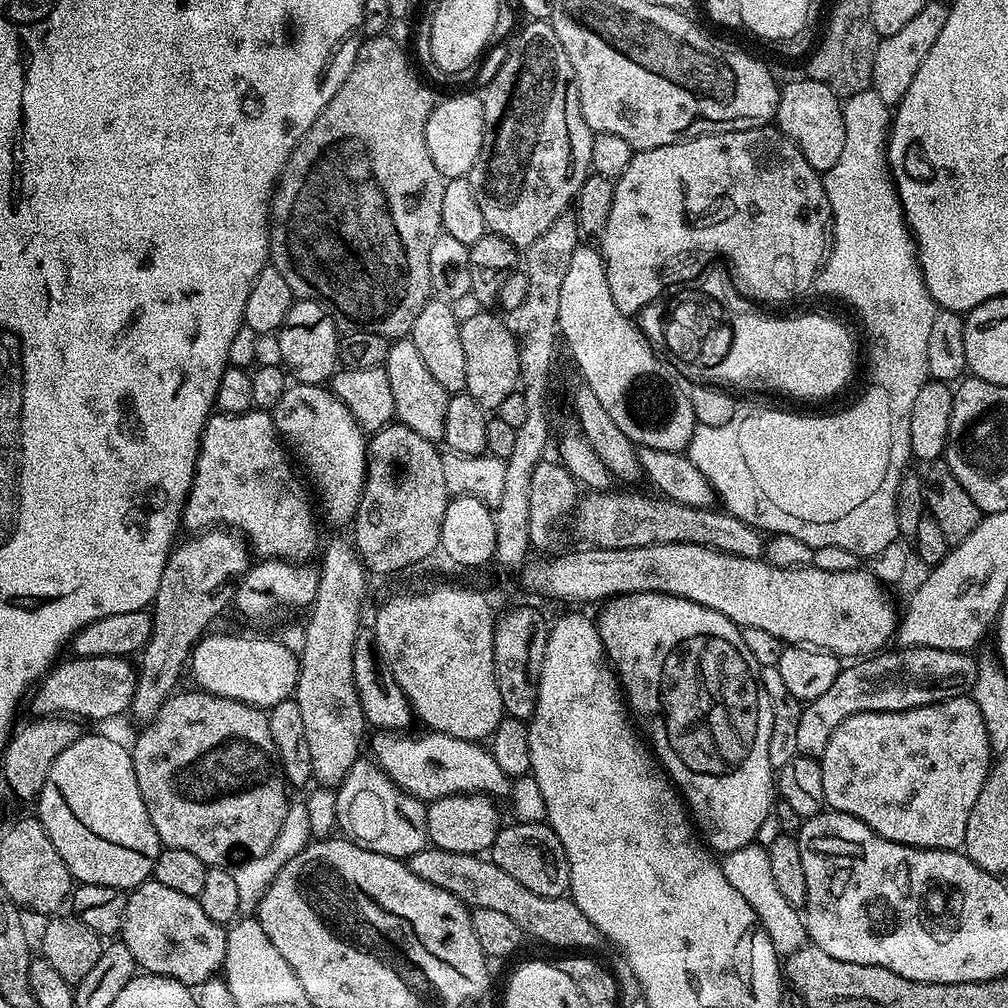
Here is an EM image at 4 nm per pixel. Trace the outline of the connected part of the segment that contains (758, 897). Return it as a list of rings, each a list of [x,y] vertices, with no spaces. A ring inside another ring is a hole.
[[[753,842],[745,846],[742,850],[734,850],[723,857],[724,873],[726,882],[750,902],[754,914],[762,922],[770,942],[774,946],[776,955],[787,958],[798,950],[802,950],[804,945],[809,943],[808,928],[804,924],[801,909],[790,906],[786,898],[778,891],[778,885],[774,882],[774,873],[770,870],[770,858],[768,857],[767,847],[761,847]]]

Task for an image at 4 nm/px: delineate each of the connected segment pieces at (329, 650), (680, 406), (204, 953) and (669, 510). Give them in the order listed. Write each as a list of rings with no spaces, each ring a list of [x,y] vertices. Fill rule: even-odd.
[[[332,540],[325,548],[323,545],[319,560],[318,590],[307,613],[304,645],[298,648],[300,677],[294,699],[298,702],[298,710],[302,710],[302,722],[306,726],[306,746],[310,746],[313,777],[324,784],[339,786],[350,766],[361,759],[360,739],[366,729],[364,711],[354,686],[352,643],[362,632],[360,607],[368,592],[370,573],[349,541],[347,544],[344,540]]]
[[[576,247],[570,257],[559,295],[558,322],[563,347],[568,347],[584,375],[583,383],[594,390],[618,430],[640,448],[684,452],[698,426],[688,392],[680,389],[681,381],[653,352],[643,331],[614,306],[610,282],[606,282],[606,266],[595,247]]]
[[[149,878],[128,892],[126,914],[119,939],[130,948],[145,973],[174,978],[189,986],[205,984],[223,969],[226,958],[225,925],[214,922],[195,896],[178,894]]]
[[[592,490],[588,497],[581,499],[578,504],[578,516],[580,521],[576,524],[576,536],[588,546],[598,548],[637,548],[638,546],[654,546],[655,544],[697,544],[703,548],[716,548],[719,552],[725,552],[731,556],[742,558],[761,559],[764,553],[765,537],[757,529],[751,528],[746,522],[742,522],[737,516],[732,516],[723,510],[710,508],[691,508],[676,504],[672,500],[655,498],[647,500],[644,496],[623,496],[613,490]]]

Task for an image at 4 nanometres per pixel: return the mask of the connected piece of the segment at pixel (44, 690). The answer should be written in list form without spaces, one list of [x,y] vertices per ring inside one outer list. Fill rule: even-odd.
[[[78,656],[68,658],[65,664],[63,662],[57,663],[40,677],[34,691],[31,693],[30,701],[32,700],[32,708],[36,711],[35,715],[37,717],[63,714],[69,718],[85,716],[88,720],[108,720],[111,716],[122,715],[123,712],[125,715],[131,709],[137,675],[138,672],[133,661],[122,656]]]

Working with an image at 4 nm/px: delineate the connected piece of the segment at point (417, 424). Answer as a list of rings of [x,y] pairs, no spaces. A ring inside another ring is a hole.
[[[401,338],[391,341],[388,346],[388,357],[382,366],[386,370],[386,378],[390,378],[390,390],[394,393],[396,420],[410,426],[414,434],[422,434],[422,438],[433,442],[443,441],[446,430],[446,406],[450,394],[430,375],[430,369],[418,355],[412,339]]]

